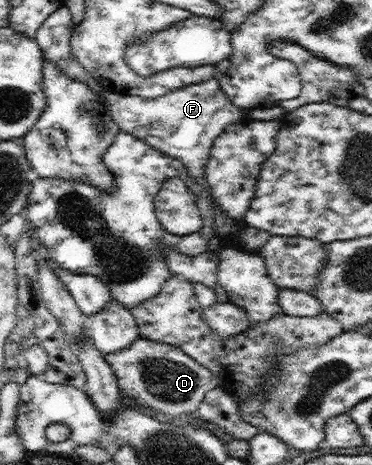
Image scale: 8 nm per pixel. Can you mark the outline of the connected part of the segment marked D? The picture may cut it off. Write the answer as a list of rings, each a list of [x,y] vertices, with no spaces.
[[[138,337],[117,353],[105,353],[104,360],[115,372],[121,392],[137,405],[151,407],[169,417],[180,413],[195,414],[205,394],[218,386],[214,372],[189,357],[180,348],[150,339]]]

